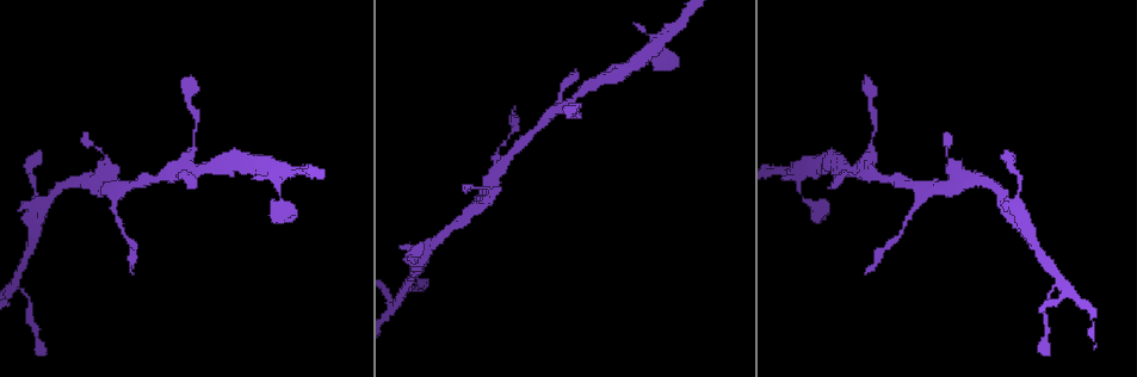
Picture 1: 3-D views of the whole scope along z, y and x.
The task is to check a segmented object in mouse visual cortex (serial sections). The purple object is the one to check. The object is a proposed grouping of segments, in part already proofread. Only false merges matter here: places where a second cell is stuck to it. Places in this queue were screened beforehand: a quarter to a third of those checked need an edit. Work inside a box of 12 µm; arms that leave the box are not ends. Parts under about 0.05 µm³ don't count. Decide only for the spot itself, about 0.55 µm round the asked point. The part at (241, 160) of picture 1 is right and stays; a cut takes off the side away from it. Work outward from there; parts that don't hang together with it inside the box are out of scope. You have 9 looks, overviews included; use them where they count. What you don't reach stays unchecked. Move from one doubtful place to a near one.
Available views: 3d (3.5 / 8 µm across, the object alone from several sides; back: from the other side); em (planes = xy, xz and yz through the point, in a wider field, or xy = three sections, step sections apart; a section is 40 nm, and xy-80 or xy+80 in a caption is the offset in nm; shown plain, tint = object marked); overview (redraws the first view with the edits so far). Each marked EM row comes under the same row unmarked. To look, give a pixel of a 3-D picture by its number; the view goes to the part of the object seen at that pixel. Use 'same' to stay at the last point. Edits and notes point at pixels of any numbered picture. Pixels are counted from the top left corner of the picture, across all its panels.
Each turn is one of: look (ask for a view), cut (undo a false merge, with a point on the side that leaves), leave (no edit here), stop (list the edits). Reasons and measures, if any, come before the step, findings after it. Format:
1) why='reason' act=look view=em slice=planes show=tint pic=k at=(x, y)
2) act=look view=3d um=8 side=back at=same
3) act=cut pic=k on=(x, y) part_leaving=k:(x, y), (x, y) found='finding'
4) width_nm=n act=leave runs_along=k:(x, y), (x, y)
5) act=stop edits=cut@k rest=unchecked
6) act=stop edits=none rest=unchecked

why='three arms meet' act=look view=3d um=3.5 pic=1 at=(801, 172)

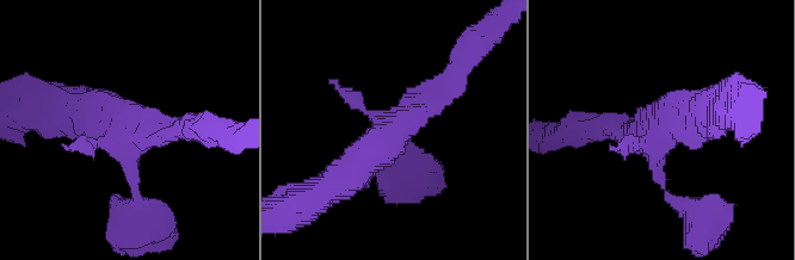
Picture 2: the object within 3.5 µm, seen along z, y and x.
why='need the tissue' act=look view=em slice=xy step=5 show=tint pic=2 at=(660, 128)

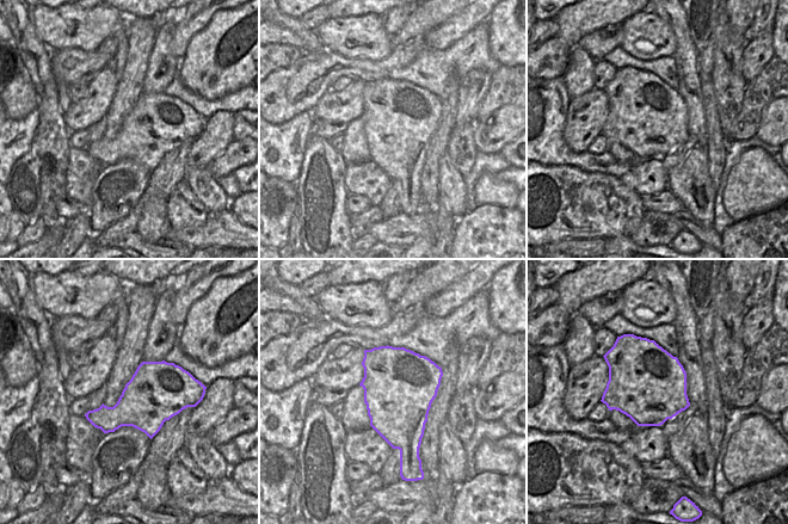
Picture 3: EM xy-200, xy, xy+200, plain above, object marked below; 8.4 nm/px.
act=leave found='continuous, no second cell'

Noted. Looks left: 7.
why='four arms meet' act=look view=3d um=8 pic=1 at=(567, 101)

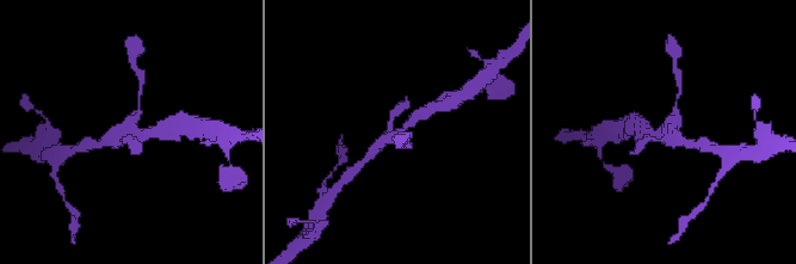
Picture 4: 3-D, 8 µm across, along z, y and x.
act=look view=3d um=3.5 pic=4 at=(396, 132)

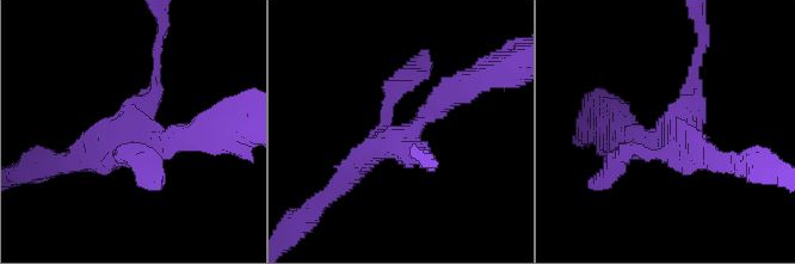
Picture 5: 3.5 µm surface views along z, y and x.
why='need the tissue' act=look view=em slice=xy step=5 show=tint pic=5 at=(135, 137)

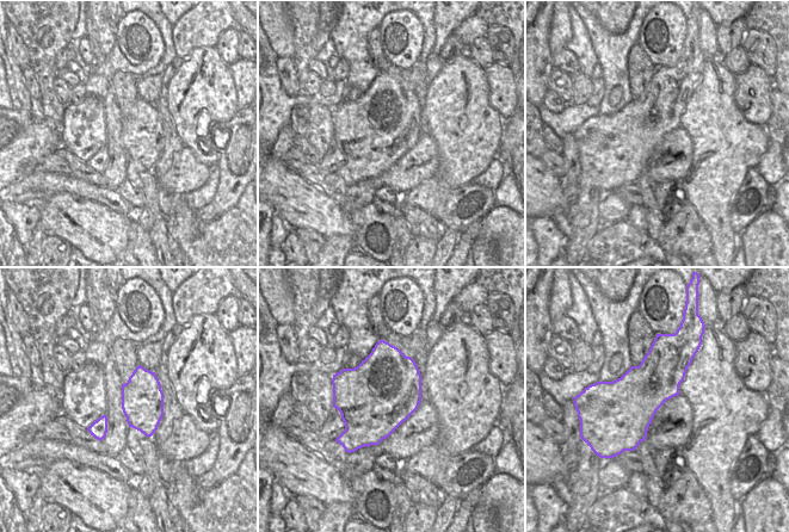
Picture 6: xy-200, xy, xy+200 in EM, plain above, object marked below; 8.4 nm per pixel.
arms=4 arm_widths_nm=200,200,300,350 act=leave runs_along=5:(466, 84), (340, 179) found='all the same cell'

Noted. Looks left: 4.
act=look view=3d um=3.5 pic=1 at=(115, 209)

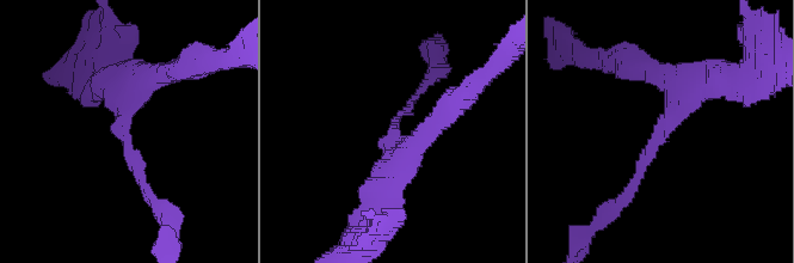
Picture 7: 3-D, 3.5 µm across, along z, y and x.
arm_widths_nm=100,300 act=look view=em slice=xy step=5 show=tint pic=7 at=(125, 139)

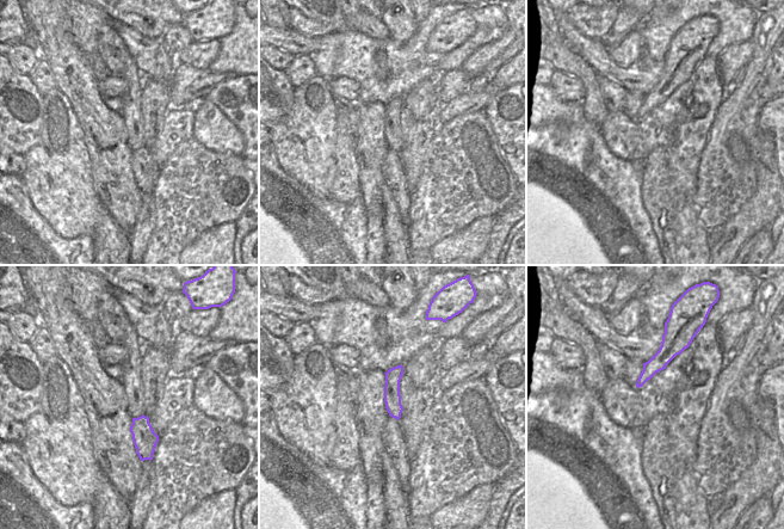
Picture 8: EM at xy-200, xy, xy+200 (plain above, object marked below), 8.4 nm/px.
act=look view=em slice=planes show=tint at=same

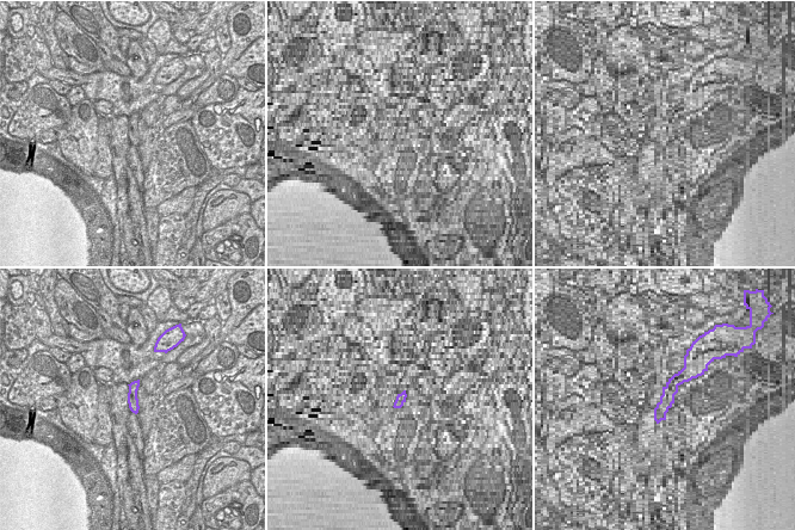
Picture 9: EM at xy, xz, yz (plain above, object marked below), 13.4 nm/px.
act=cut pic=7 on=(128, 156) part_leaving=7:(123, 123), (130, 164), (167, 215) found='two cells meet here'

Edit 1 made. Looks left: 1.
act=stop edits=cut@7 rest=unchecked

